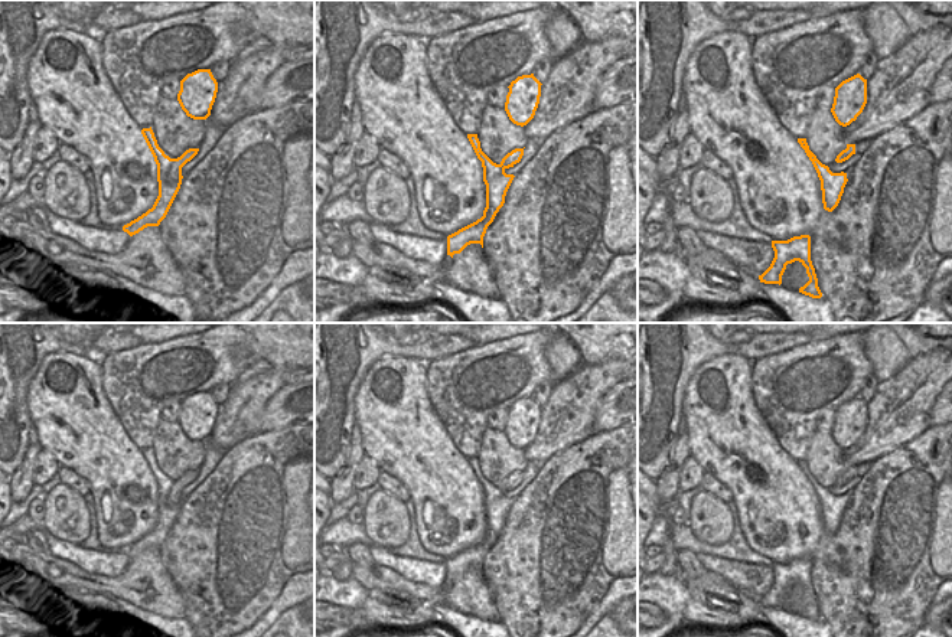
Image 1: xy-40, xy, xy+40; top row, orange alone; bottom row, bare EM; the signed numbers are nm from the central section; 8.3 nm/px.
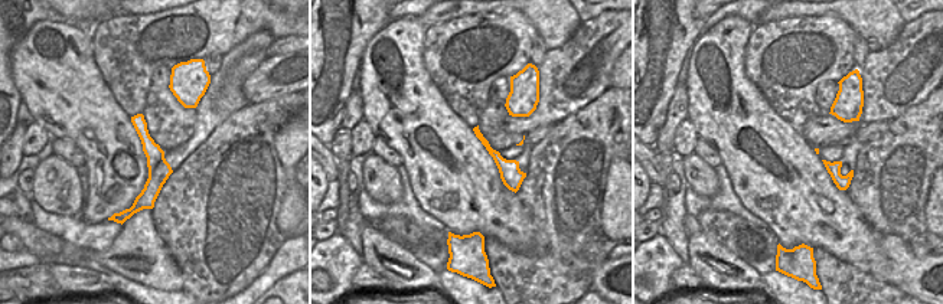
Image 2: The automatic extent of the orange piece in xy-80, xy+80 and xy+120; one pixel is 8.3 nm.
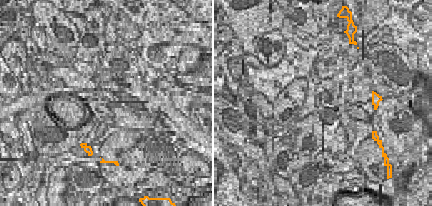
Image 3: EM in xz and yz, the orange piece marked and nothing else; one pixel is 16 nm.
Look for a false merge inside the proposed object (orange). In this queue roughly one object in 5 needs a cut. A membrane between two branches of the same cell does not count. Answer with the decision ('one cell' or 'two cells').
one cell

